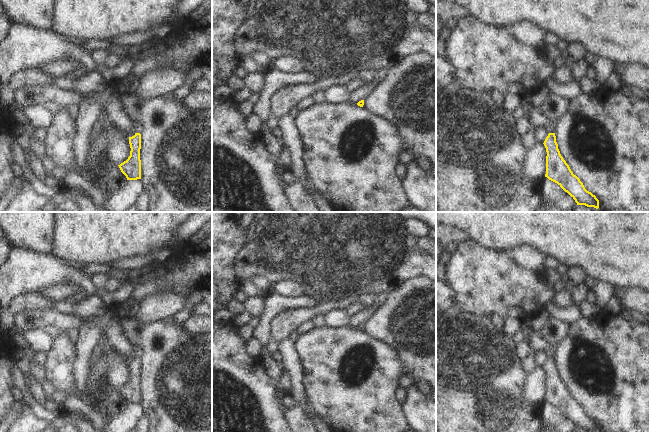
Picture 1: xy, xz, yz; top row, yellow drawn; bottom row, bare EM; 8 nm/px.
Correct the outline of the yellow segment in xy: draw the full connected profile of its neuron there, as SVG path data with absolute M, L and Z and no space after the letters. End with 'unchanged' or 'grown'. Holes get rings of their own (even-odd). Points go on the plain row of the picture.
M133 344L133 354L135 356L135 359L129 361L129 368L131 372L130 380L126 385L118 389L121 396L126 400L127 404L141 403L140 357L142 355L142 348L139 344Z | grown

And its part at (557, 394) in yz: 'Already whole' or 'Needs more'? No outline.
Needs more.

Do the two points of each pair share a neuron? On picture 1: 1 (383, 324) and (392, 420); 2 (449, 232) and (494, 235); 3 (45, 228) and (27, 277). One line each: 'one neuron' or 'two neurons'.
1: two neurons
2: two neurons
3: two neurons

